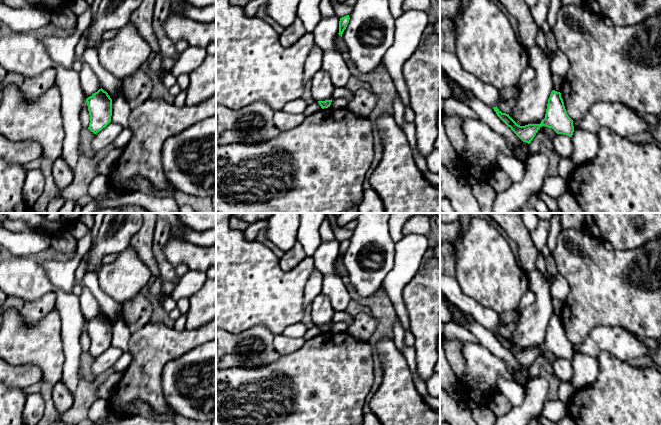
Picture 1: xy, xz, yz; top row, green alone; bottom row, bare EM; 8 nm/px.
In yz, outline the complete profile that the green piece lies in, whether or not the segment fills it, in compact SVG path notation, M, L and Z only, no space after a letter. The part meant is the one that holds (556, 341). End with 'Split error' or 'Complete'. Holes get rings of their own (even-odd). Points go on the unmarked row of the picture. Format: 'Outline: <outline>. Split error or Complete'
Outline: M553 314L548 323L545 342L540 348L518 349L509 338L502 337L497 330L493 331L497 340L523 365L531 367L542 350L552 352L557 358L572 361L574 356L573 344L568 340L561 317Z. Complete

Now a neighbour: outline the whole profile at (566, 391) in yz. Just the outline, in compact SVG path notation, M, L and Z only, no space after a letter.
M564 381L560 382L558 387L558 398L565 405L569 403L576 392L576 388L573 387L570 383L566 383Z

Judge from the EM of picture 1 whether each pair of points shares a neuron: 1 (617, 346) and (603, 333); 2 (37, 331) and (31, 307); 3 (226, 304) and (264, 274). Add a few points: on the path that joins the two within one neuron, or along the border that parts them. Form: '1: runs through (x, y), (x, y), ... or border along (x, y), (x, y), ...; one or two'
1: runs through (614, 343), (606, 336); one
2: border along (14, 308), (28, 322), (40, 320), (54, 308); two
3: runs through (235, 295), (241, 295), (255, 283); one

